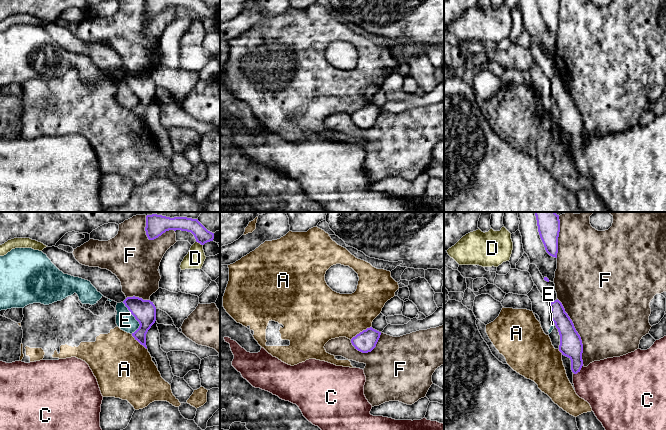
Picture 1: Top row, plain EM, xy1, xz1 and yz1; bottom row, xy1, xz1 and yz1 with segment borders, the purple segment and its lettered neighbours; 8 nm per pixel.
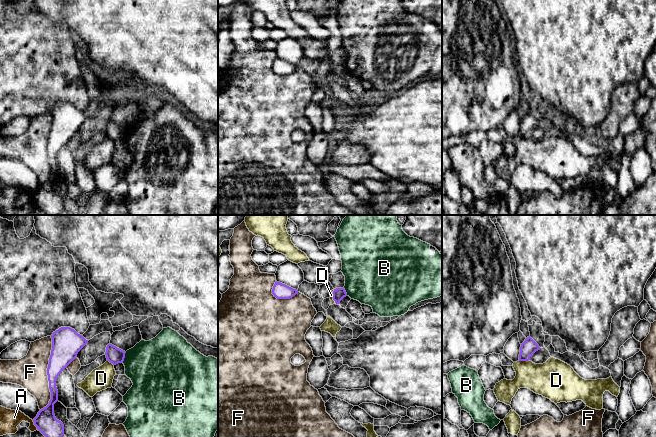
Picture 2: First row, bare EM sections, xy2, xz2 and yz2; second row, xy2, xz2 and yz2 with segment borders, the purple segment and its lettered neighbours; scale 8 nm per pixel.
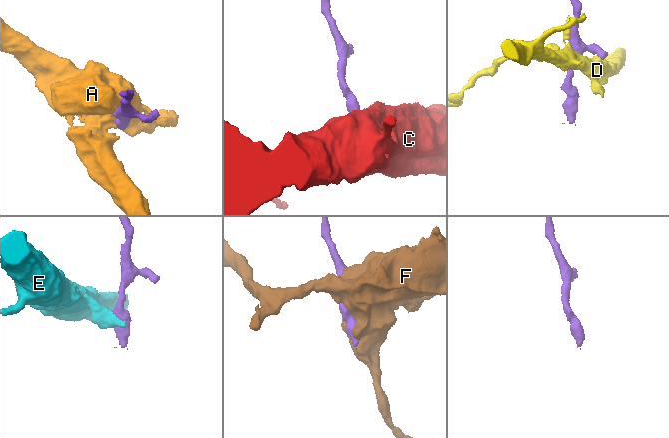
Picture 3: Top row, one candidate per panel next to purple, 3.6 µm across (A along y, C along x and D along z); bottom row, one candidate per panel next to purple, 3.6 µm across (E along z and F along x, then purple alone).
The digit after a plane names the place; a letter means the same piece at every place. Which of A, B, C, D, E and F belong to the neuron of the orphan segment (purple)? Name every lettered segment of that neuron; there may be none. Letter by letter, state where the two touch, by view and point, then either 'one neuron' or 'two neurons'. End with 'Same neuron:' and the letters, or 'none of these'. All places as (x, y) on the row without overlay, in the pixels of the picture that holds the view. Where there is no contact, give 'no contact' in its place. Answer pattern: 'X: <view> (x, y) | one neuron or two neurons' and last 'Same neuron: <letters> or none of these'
A: xz1 (360, 108) | two neurons
B: xy2 (124, 133) | two neurons
C: yz1 (578, 147) | one neuron
D: yz2 (524, 136) | two neurons
E: xy1 (135, 94) | two neurons
F: xy2 (47, 150) | two neurons
Same neuron: C

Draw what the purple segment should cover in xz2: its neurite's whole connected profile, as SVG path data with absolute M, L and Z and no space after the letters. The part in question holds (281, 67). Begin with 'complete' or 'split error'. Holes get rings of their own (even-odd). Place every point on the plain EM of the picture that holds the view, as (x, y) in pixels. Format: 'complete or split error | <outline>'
complete | M277 57L275 58L273 65L272 65L272 70L277 75L290 75L293 72L295 72L297 69L298 69L298 66L293 65Z

